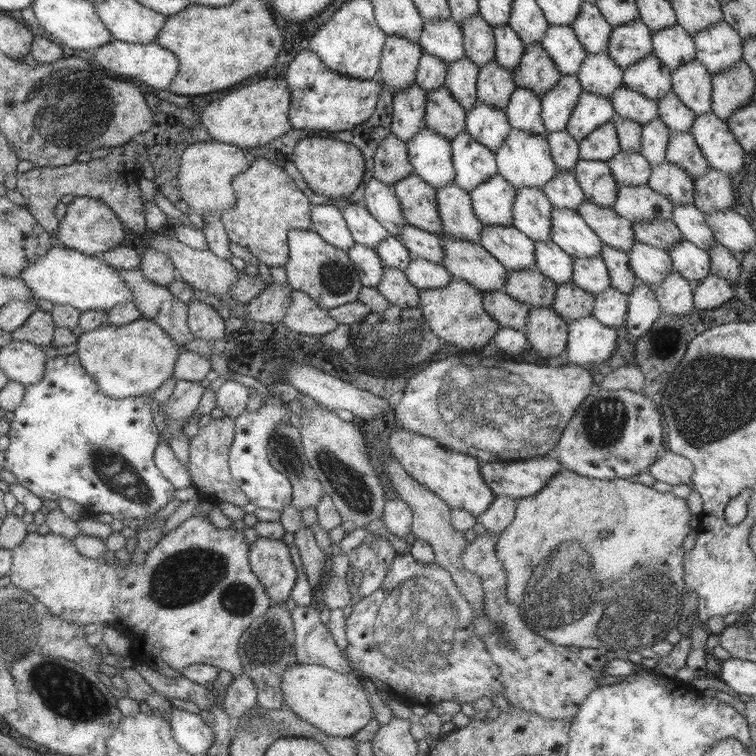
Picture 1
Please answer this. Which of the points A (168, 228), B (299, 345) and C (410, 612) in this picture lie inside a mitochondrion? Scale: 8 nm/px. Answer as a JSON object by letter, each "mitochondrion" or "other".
{"A":"other","B":"other","C":"mitochondrion"}

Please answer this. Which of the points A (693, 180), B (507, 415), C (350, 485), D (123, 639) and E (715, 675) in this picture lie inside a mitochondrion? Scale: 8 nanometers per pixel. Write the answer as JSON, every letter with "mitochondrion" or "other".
{"A":"other","B":"mitochondrion","C":"mitochondrion","D":"other","E":"other"}

